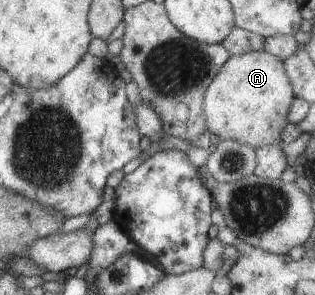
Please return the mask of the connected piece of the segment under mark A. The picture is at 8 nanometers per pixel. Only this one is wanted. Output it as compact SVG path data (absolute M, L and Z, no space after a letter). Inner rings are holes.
M248 52L244 55L232 55L222 69L211 80L203 97L203 116L215 141L234 140L256 150L265 145L281 145L282 132L289 124L288 114L294 94L286 77L283 62L276 56L263 52Z

